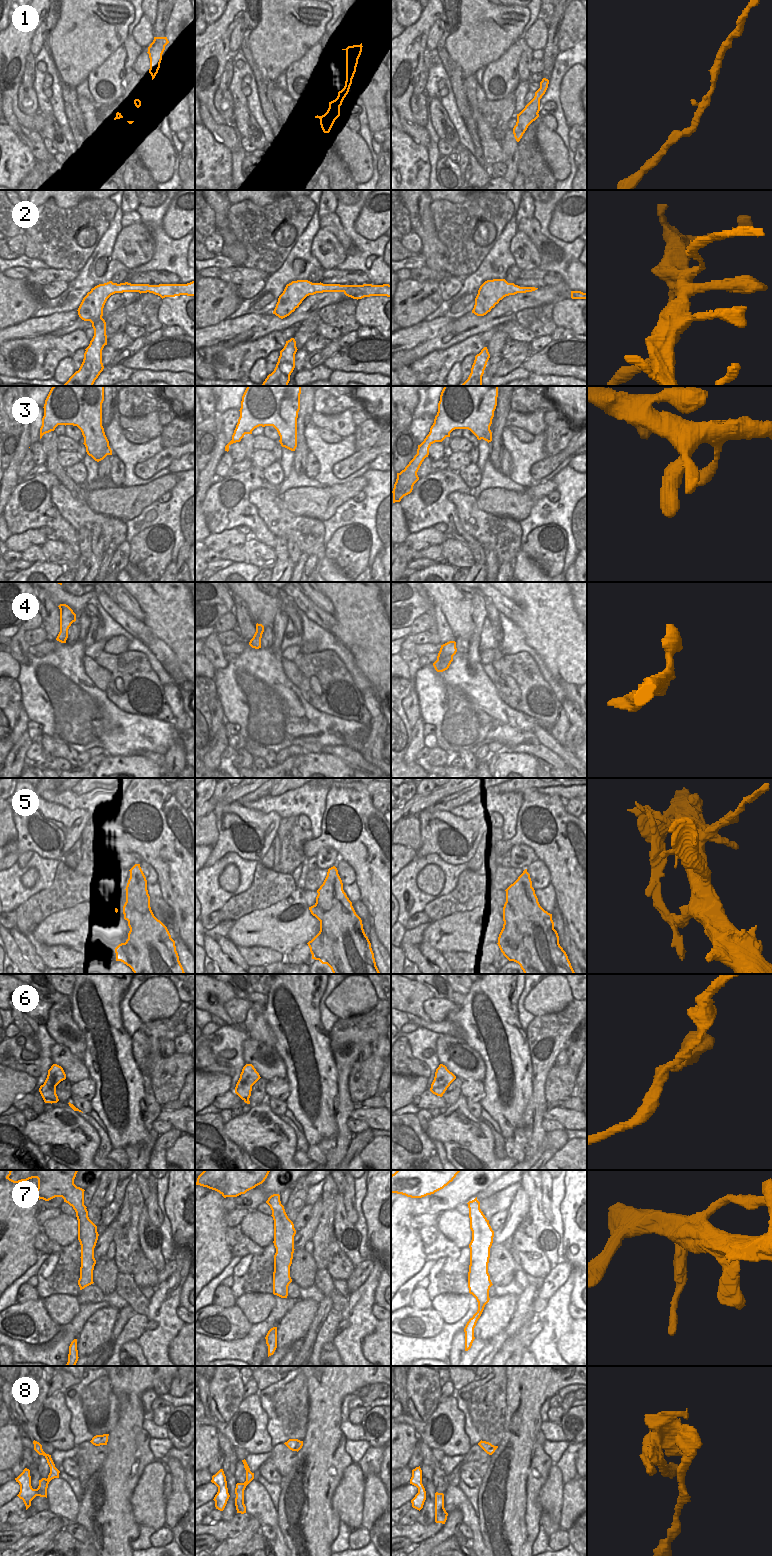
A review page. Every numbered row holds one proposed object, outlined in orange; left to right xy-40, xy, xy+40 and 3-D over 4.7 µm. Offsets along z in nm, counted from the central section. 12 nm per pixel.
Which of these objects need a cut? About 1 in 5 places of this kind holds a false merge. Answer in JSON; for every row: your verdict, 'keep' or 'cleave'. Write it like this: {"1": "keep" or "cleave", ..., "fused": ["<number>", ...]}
{"1": "keep", "2": "keep", "3": "keep", "4": "keep", "5": "keep", "6": "keep", "7": "keep", "8": "cleave", "fused": ["8"]}

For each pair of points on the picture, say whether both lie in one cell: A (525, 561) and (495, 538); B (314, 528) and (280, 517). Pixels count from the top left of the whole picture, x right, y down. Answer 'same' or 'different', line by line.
A: different
B: same

